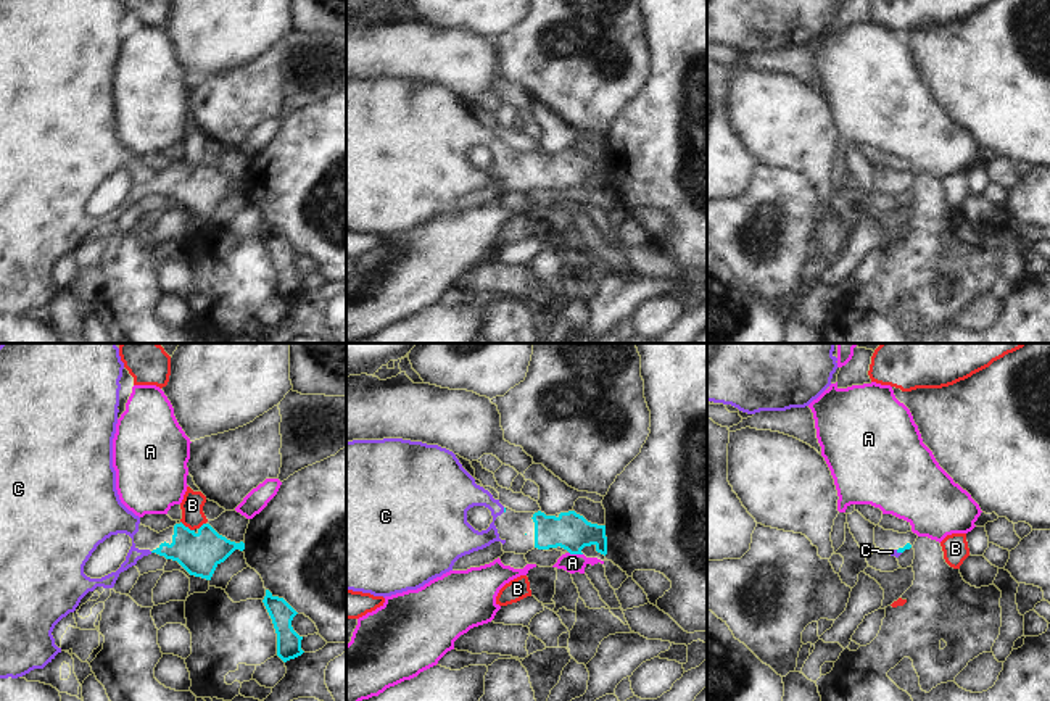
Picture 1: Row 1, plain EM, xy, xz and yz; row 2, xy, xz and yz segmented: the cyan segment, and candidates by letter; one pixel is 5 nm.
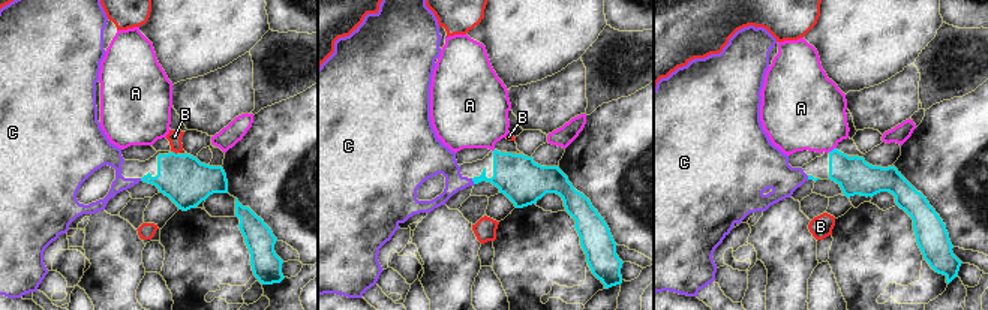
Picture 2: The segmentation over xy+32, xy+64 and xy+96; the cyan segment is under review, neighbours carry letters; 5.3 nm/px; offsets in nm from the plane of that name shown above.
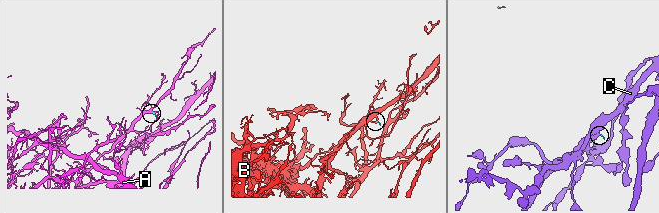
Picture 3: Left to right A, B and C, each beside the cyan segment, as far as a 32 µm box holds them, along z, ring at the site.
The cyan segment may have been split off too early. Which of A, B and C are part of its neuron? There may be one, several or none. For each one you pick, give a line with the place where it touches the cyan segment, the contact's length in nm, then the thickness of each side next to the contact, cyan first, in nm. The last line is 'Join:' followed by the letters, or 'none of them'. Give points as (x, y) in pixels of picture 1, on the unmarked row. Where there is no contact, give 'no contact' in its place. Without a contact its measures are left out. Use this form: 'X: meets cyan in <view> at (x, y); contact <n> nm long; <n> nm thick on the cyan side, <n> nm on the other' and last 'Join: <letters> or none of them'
C: meets cyan in yz at (899, 190); contact 40 nm long; 30 nm thick on the cyan side, 30 nm on the other
Join: C

